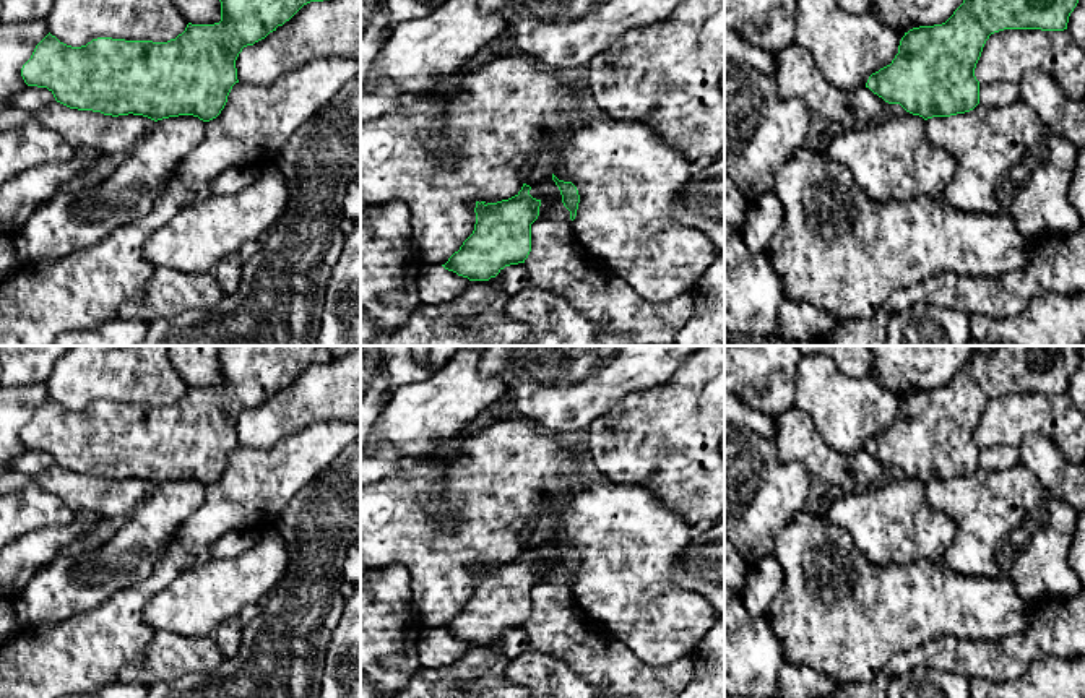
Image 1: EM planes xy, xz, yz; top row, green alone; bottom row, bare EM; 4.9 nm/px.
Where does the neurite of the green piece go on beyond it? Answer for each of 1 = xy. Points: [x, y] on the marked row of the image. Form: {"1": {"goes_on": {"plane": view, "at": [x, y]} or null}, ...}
{"1": {"goes_on": null}}

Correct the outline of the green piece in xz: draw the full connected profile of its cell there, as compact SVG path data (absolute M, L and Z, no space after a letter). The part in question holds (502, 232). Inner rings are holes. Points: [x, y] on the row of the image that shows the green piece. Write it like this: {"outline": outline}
{"outline": "M531 187L497 203L476 201L476 224L445 265L445 269L469 281L489 281L505 266L525 263L531 252L531 224L539 216L541 200L530 195Z"}

